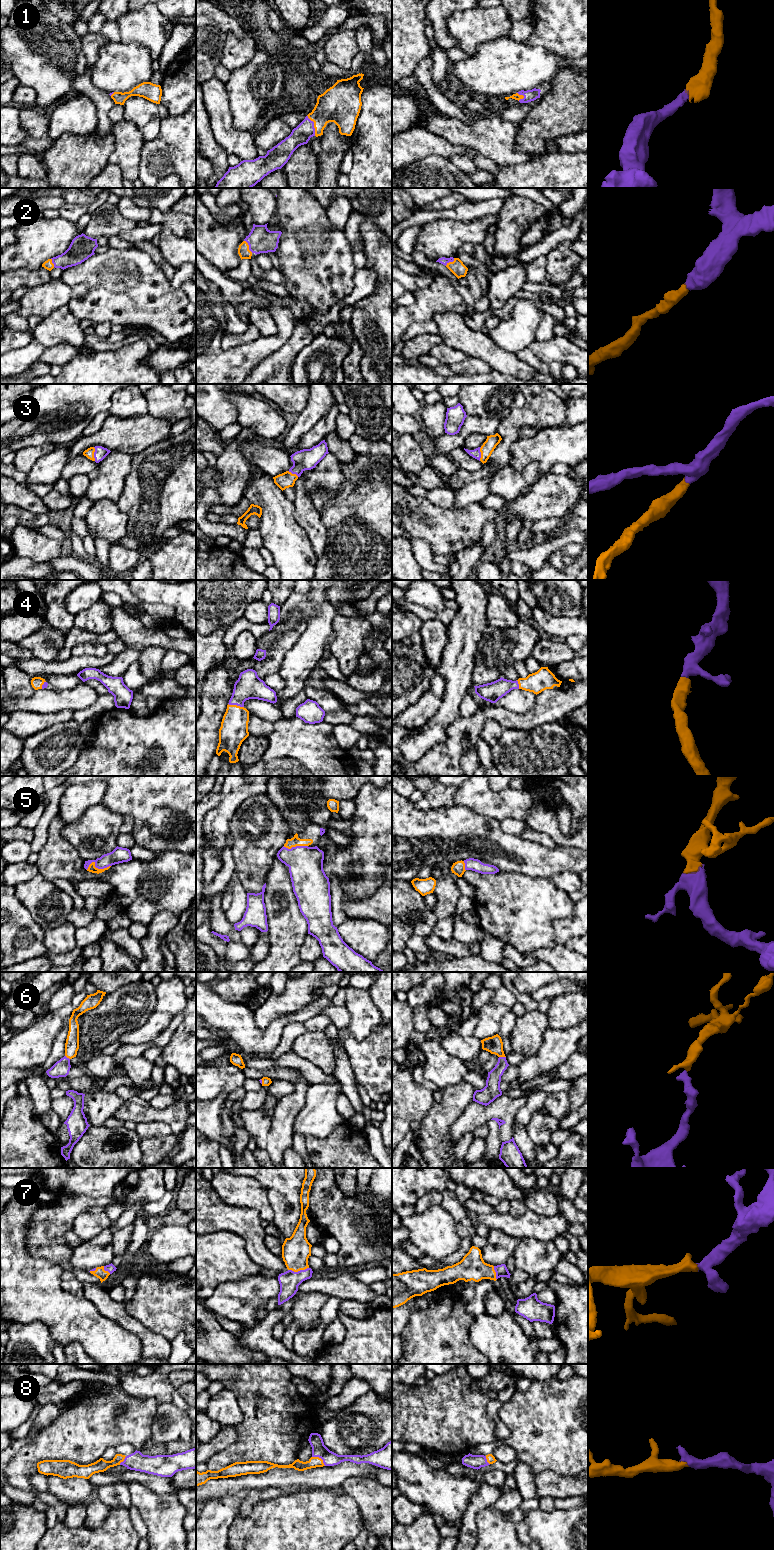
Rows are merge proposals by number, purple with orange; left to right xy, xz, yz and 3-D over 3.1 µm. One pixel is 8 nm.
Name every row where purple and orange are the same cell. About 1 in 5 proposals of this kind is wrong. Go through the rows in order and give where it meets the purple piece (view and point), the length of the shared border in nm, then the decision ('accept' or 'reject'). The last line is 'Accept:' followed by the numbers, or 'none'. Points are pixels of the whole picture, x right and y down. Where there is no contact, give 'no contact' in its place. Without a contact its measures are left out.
1: contact xz (313, 125); length 180 nm; accept
2: contact xz (249, 246); length 120 nm; accept
3: contact xy (94, 454); length 110 nm; accept
4: contact xz (236, 704); length 130 nm; accept
5: contact xy (96, 867); length 200 nm; accept
6: contact yz (502, 1057); length 60 nm; accept
7: contact xz (298, 1271); length 170 nm; accept
8: contact xz (320, 1457); length 130 nm; accept
Accept: 1, 2, 3, 4, 5, 6, 7, 8

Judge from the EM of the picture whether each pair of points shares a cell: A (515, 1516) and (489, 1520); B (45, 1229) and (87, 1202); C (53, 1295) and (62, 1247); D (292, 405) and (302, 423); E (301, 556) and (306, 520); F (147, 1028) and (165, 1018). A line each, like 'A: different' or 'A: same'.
A: different
B: same
C: different
D: different
E: different
F: same

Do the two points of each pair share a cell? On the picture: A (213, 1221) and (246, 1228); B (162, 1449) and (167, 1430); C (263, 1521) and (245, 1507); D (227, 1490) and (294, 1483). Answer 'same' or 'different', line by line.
A: same
B: different
C: different
D: same

